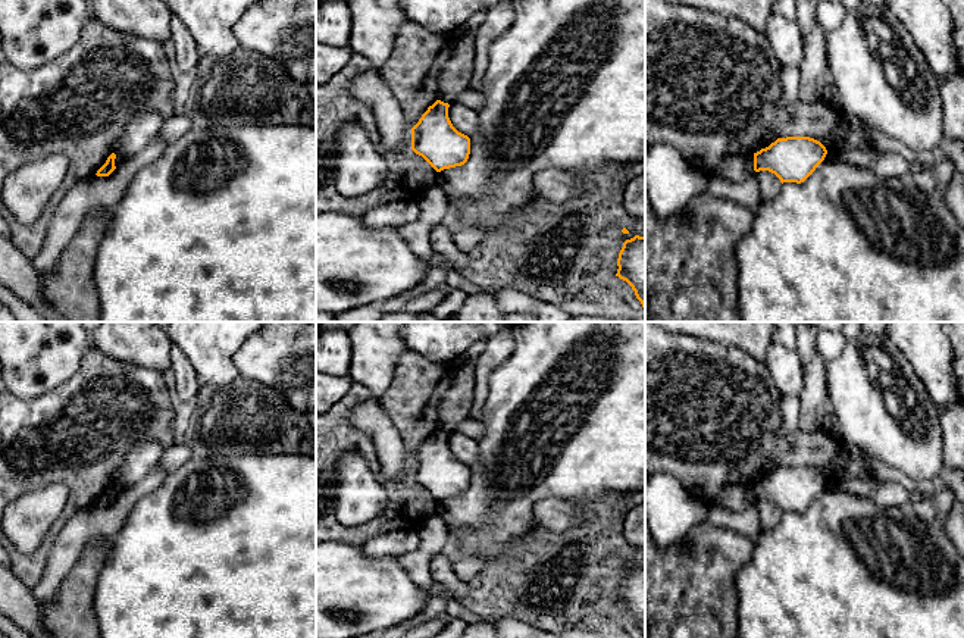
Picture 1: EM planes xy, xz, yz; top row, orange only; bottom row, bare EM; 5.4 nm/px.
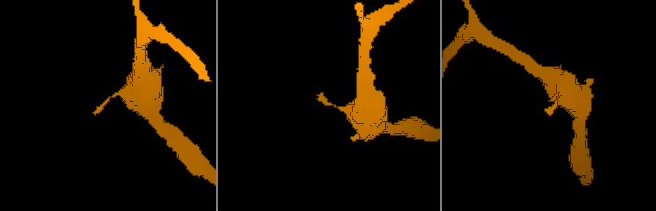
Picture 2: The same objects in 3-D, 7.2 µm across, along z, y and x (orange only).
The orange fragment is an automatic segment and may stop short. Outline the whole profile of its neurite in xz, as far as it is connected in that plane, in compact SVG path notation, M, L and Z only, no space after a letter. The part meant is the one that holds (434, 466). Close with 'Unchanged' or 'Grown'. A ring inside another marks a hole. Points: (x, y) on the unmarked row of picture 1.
M436 429L411 457L411 479L436 501L464 494L470 484L470 467L453 456L448 437Z. Unchanged

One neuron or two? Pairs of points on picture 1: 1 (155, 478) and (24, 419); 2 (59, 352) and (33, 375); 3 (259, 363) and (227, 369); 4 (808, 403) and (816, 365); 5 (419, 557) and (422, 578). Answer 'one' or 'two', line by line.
1: two
2: one
3: two
4: one
5: one

